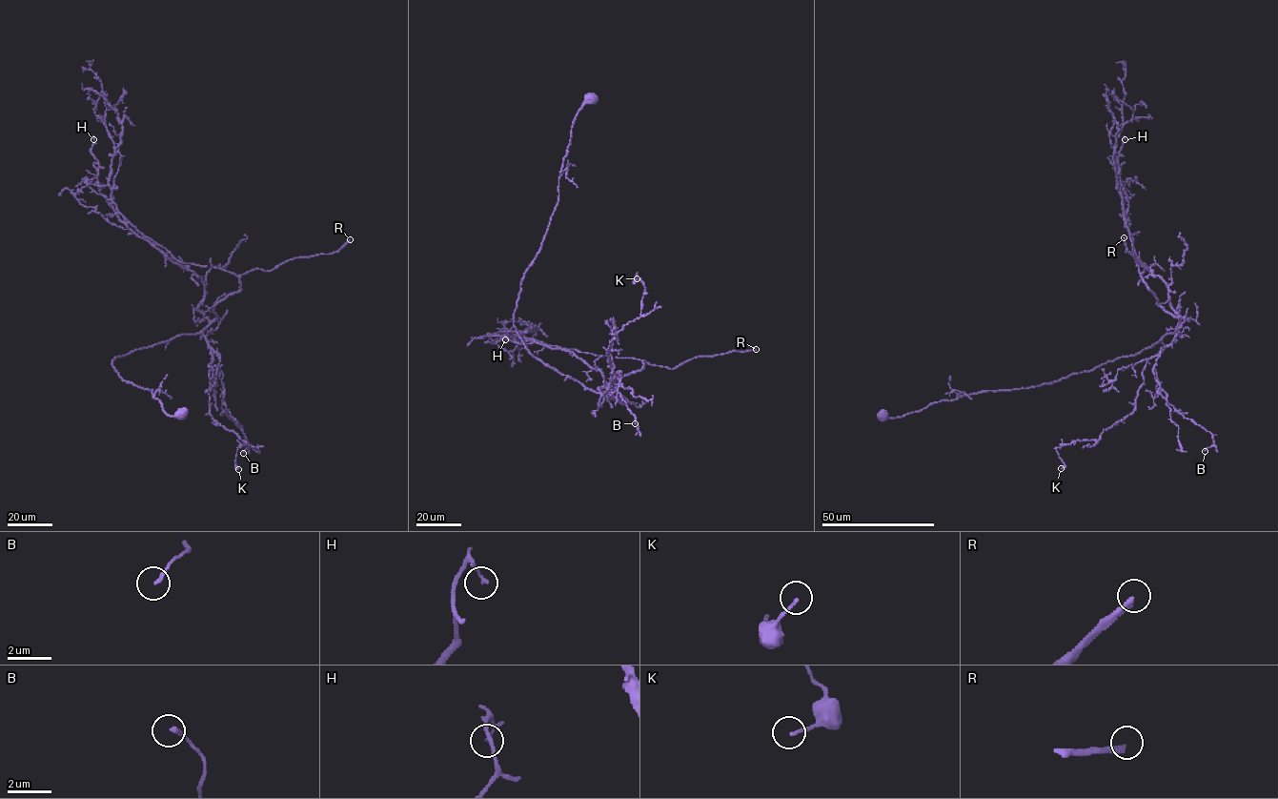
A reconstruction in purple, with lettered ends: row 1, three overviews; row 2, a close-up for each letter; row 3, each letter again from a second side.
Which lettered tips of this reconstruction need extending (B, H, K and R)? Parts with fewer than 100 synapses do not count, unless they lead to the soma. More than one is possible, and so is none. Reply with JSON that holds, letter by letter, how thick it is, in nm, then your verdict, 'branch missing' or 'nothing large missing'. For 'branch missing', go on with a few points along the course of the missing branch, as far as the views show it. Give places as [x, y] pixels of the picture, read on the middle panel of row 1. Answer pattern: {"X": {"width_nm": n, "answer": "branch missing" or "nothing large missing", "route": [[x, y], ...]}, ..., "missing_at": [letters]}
{"B": {"width_nm": 140, "answer": "nothing large missing"}, "H": {"width_nm": 150, "answer": "nothing large missing"}, "K": {"width_nm": 130, "answer": "nothing large missing"}, "R": {"width_nm": 240, "answer": "branch missing", "route": [[756, 349], [812, 332], [802, 330], [805, 337], [812, 334], [808, 380]]}, "missing_at": ["R"]}

